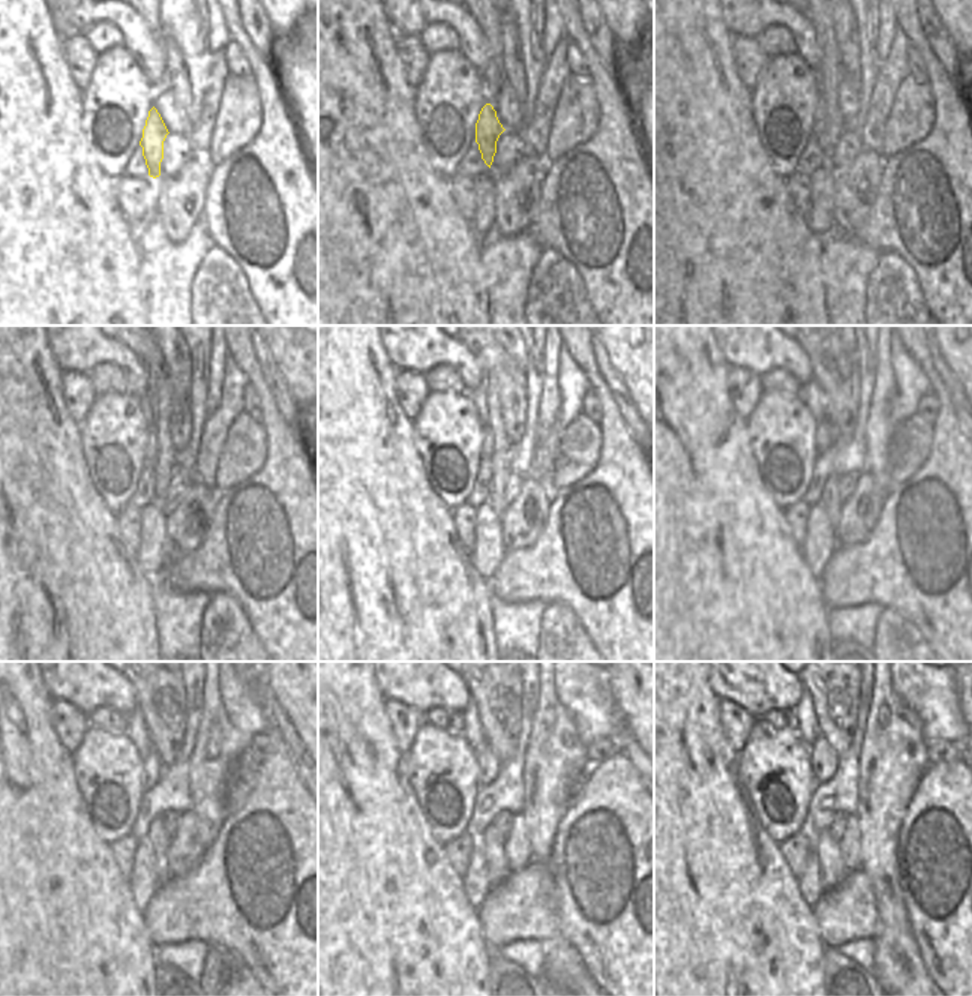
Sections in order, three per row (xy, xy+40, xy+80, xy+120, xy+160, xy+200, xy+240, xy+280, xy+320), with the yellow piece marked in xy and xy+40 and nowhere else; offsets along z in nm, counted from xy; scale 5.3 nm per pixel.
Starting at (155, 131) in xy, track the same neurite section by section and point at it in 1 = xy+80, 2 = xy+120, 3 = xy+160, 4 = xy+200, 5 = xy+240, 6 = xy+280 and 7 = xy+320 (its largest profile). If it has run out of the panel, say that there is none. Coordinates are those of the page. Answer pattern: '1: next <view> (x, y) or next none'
1: next xy+80 (819, 125)
2: next xy+120 (150, 447)
3: next xy+160 (486, 452)
4: next xy+200 (824, 437)
5: next xy+240 (152, 767)
6: next xy+280 (489, 765)
7: next xy+320 (824, 759)

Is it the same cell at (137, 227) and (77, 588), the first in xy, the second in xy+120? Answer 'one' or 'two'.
two

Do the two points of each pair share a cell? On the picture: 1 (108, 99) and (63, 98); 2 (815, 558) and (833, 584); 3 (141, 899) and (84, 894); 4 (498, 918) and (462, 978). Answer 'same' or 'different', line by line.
1: different
2: different
3: different
4: different

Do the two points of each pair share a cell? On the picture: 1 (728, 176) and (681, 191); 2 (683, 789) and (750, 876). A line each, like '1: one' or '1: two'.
1: one
2: one

